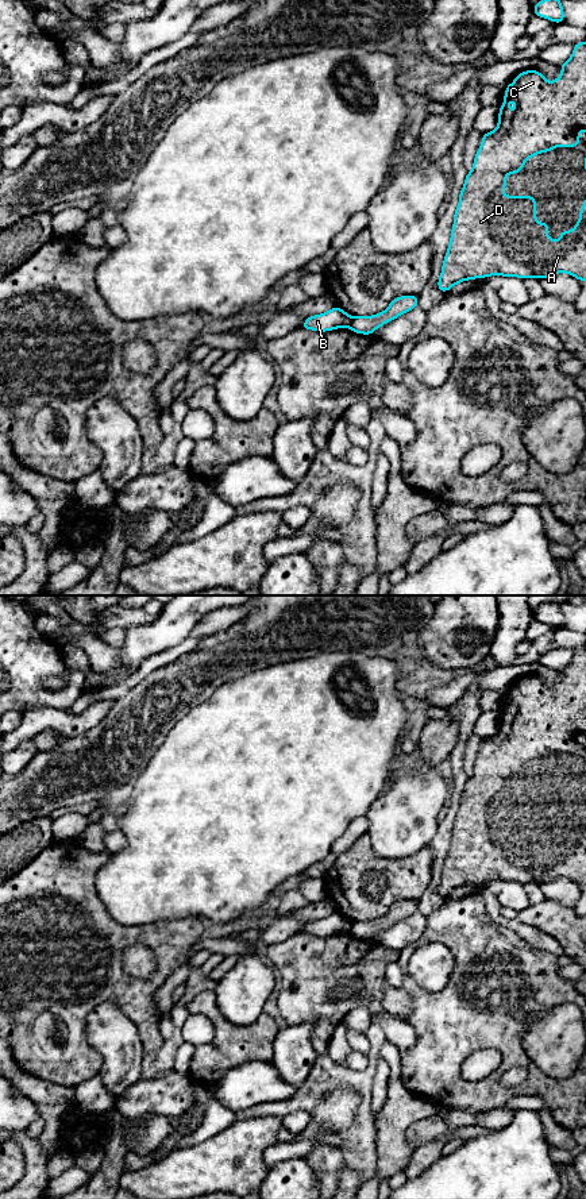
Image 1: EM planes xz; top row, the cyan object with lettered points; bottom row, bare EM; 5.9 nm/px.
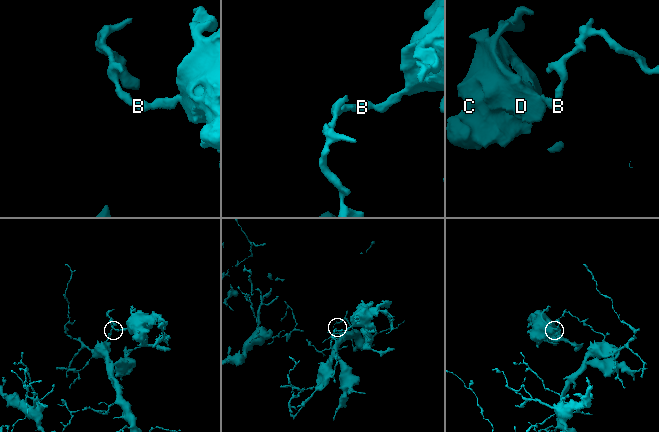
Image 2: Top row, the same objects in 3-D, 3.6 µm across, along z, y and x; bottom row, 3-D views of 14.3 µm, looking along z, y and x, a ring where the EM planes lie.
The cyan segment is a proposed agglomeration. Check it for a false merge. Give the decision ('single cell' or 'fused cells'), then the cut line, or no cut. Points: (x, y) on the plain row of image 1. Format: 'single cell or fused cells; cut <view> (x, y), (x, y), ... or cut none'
fused cells; cut xz (353, 922), (347, 930)

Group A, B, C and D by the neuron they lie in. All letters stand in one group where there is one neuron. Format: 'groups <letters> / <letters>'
groups A C D / B

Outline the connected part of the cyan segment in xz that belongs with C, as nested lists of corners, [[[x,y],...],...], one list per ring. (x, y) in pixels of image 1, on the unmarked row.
[[[586,647],[574,649],[572,660],[560,670],[560,674],[562,679],[552,687],[537,675],[525,675],[513,683],[513,690],[506,690],[498,730],[494,736],[482,739],[482,751],[477,755],[473,775],[467,778],[459,799],[450,849],[437,884],[440,897],[446,898],[467,884],[490,880],[541,884],[556,878],[567,878],[579,886],[586,886],[586,803],[574,834],[562,836],[559,845],[554,848],[547,837],[551,829],[536,826],[535,801],[504,799],[504,793],[508,790],[505,779],[517,779],[525,772],[525,764],[535,763],[537,757],[550,757],[554,752],[577,752],[581,747],[579,739],[586,736]]]

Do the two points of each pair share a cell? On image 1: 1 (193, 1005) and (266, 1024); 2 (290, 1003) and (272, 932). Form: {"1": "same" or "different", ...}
{"1": "same", "2": "different"}

